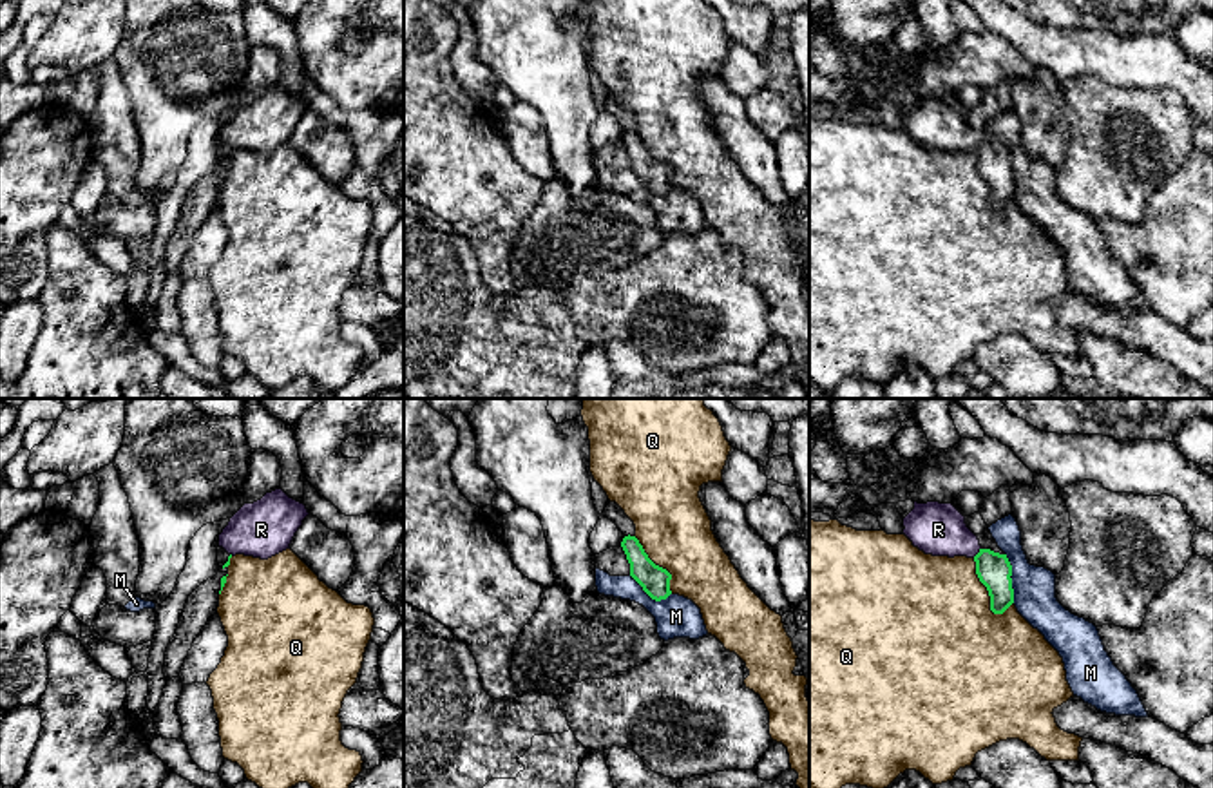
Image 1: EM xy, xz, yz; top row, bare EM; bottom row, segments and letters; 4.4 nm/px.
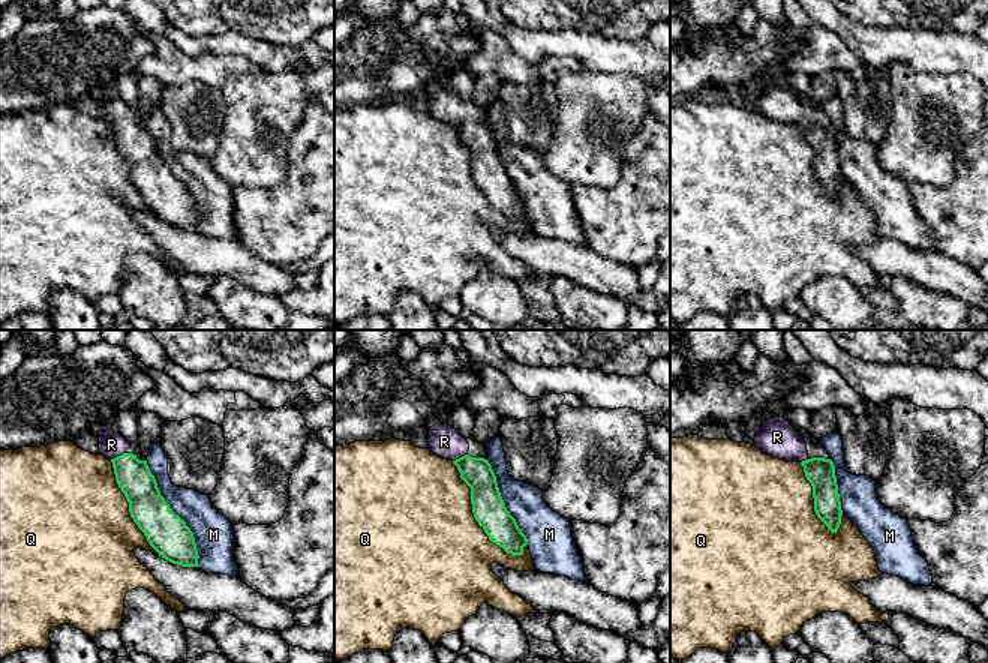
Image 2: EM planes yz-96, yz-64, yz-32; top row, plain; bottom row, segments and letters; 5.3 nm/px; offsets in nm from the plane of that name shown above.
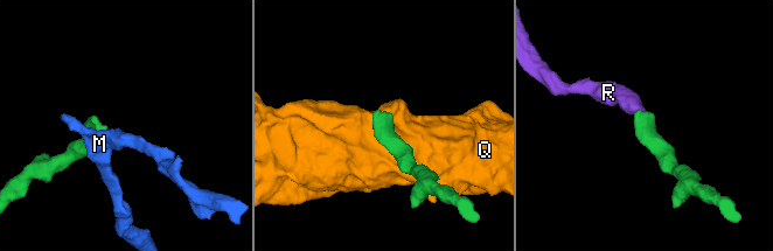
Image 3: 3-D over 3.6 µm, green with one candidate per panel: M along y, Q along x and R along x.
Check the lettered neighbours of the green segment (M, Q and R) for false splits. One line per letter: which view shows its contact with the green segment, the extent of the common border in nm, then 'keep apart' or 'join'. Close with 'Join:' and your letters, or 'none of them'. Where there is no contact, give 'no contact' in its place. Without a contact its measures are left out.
M: contact in yz; length 220 nm; keep apart
Q: contact in yz; length 280 nm; keep apart
R: contact in yz; length 60 nm; join
Join: R

